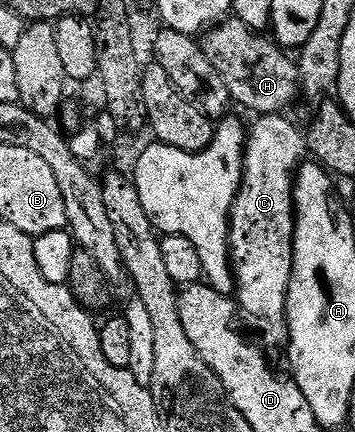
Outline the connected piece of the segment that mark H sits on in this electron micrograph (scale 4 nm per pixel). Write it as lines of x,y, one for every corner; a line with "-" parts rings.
227,17
221,23
215,23
201,36
202,51
212,61
212,69
220,73
224,85
228,85
228,93
235,104
238,103
246,111
254,111
255,116
276,115
285,112
286,106
300,95
300,76
298,64
293,58
289,59
287,52
265,34
248,29
244,21

